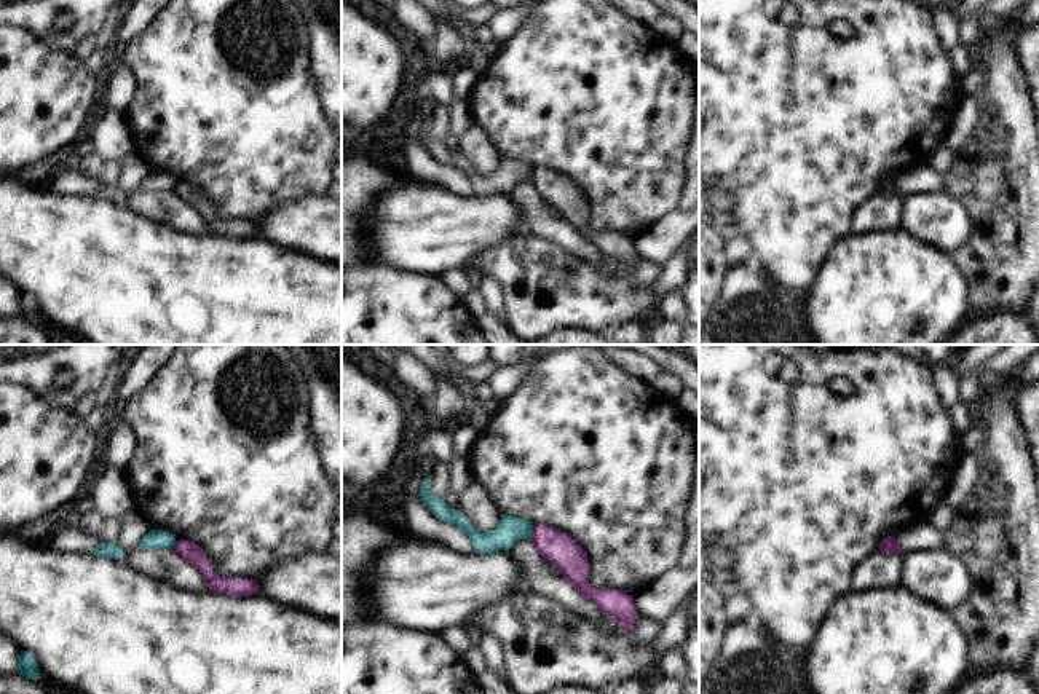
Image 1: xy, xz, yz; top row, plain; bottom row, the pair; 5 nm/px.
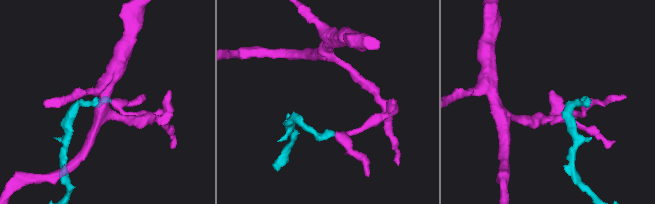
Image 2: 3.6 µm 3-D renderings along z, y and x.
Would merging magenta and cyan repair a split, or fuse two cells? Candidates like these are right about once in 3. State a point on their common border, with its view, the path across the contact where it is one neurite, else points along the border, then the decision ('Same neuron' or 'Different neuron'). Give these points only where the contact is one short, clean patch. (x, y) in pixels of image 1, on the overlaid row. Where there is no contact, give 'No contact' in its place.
Touches magenta at xz (533, 532). Boundary: xz (533, 525), (530, 536). Different neuron

